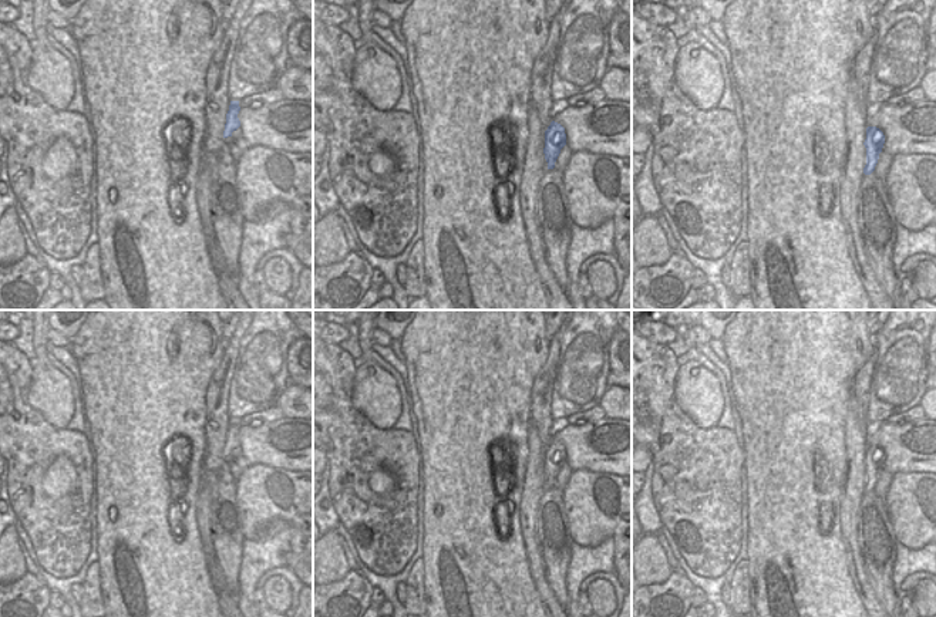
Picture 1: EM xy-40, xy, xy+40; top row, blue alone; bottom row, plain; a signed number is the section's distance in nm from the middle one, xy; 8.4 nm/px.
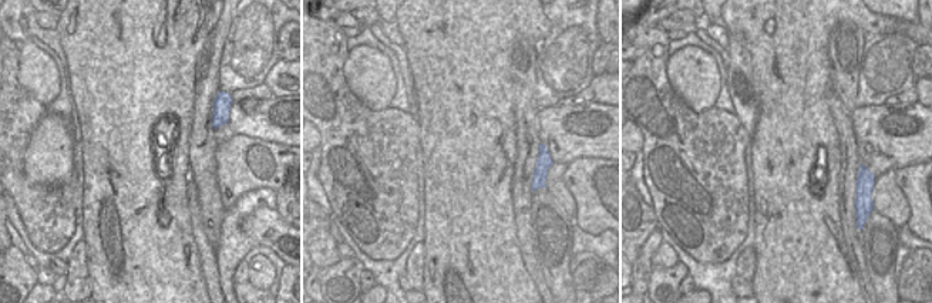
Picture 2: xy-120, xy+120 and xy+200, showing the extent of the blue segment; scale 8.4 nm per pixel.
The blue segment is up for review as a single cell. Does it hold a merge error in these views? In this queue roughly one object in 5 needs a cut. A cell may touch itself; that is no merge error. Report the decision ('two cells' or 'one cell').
one cell

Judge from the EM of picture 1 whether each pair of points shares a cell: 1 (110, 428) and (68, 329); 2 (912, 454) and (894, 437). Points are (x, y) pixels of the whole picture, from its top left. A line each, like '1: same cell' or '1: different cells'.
1: different cells
2: same cell

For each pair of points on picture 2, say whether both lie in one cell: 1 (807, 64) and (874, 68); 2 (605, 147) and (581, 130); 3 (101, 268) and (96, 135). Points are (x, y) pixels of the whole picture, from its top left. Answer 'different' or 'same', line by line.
1: different
2: same
3: same

